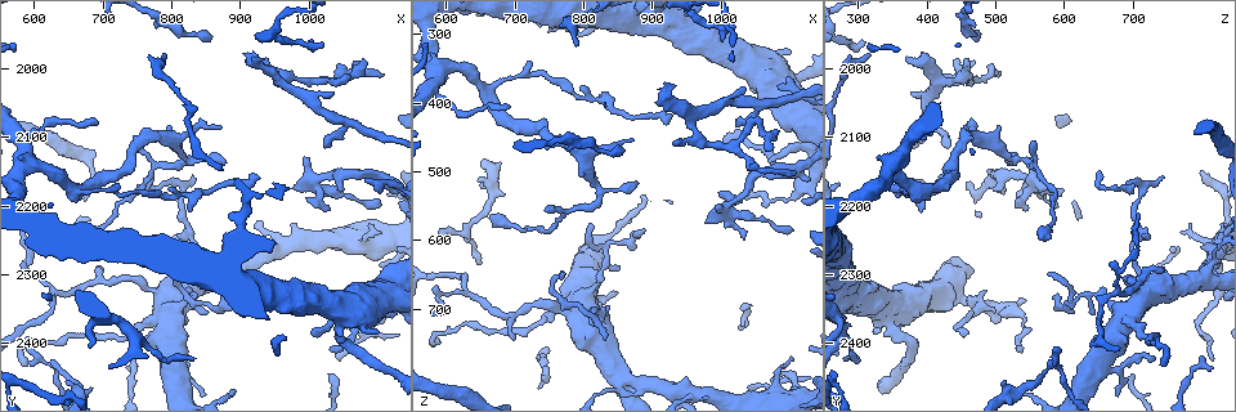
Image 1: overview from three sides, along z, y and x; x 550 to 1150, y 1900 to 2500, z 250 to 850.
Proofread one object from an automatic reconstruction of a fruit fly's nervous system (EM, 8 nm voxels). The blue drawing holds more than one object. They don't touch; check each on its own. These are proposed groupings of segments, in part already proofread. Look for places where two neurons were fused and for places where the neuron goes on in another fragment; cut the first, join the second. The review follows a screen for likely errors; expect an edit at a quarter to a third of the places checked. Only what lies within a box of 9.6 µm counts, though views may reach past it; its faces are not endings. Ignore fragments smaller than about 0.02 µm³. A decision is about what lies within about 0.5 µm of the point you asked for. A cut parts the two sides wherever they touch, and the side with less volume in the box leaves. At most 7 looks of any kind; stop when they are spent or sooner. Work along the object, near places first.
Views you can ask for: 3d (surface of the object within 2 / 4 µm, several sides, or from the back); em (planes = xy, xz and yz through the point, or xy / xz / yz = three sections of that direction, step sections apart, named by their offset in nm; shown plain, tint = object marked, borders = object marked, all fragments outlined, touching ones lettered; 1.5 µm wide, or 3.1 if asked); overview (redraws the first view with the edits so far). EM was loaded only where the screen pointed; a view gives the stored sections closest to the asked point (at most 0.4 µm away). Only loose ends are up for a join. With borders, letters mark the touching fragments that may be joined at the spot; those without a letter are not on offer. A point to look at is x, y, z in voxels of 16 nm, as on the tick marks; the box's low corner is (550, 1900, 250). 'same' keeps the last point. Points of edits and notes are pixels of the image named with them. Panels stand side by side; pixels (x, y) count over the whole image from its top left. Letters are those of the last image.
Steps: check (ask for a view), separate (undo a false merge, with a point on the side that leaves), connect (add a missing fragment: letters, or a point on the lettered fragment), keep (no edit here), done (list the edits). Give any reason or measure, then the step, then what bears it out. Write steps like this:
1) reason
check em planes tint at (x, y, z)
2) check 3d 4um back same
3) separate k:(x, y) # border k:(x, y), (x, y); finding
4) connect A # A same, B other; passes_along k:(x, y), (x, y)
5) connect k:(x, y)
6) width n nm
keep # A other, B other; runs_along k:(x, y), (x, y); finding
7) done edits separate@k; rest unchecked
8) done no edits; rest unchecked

an open end
check em planes borders at (1030, 2115, 430)

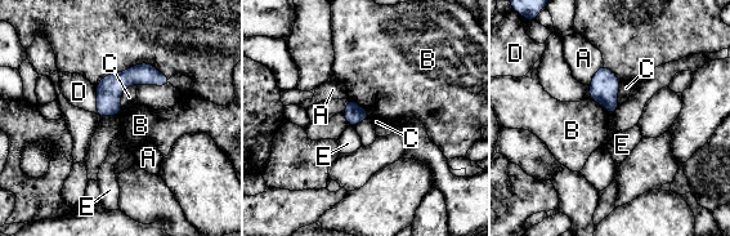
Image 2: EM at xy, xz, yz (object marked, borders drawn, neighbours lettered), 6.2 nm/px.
width 120 nm
keep # A other, B other, C other, D other, E other; no lettered fragment goes on from it

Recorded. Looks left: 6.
check em yz step 4 tint at (930, 1995, 460)

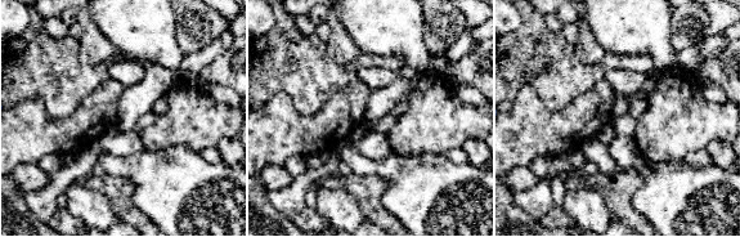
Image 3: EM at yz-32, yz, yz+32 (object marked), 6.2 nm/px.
check em planes borders same

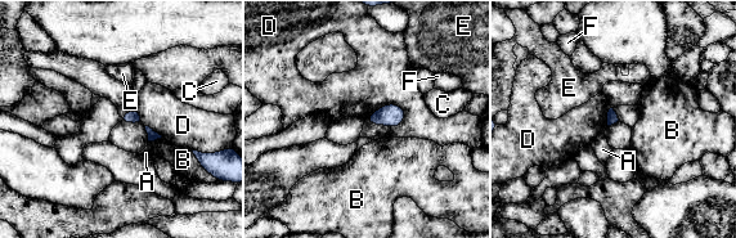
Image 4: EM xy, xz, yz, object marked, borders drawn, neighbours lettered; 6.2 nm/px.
keep # A other, B other, C other, D other, E other, F other; border 4:(405, 109), (382, 104), (366, 117); none of them fits

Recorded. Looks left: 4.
sudden change in width
check em planes tint at (765, 2375, 700)

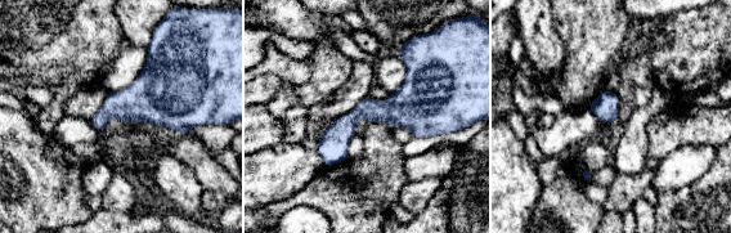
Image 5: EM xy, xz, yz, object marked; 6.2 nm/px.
check em planes borders same

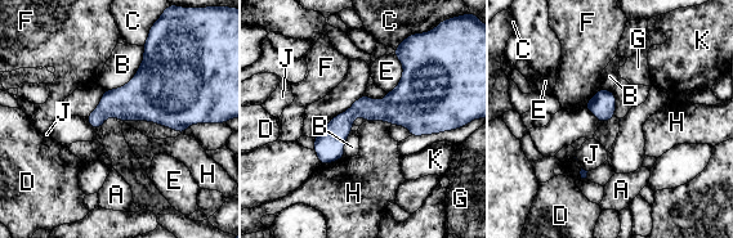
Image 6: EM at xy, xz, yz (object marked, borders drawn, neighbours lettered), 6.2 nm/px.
width 150 nm; longest_contact B 360 nm
keep # A other, B other, C other, D other, E other, F other, G other, H other, J other, K other; continuous, no second neuron

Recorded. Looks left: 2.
done no edits; rest unchecked

